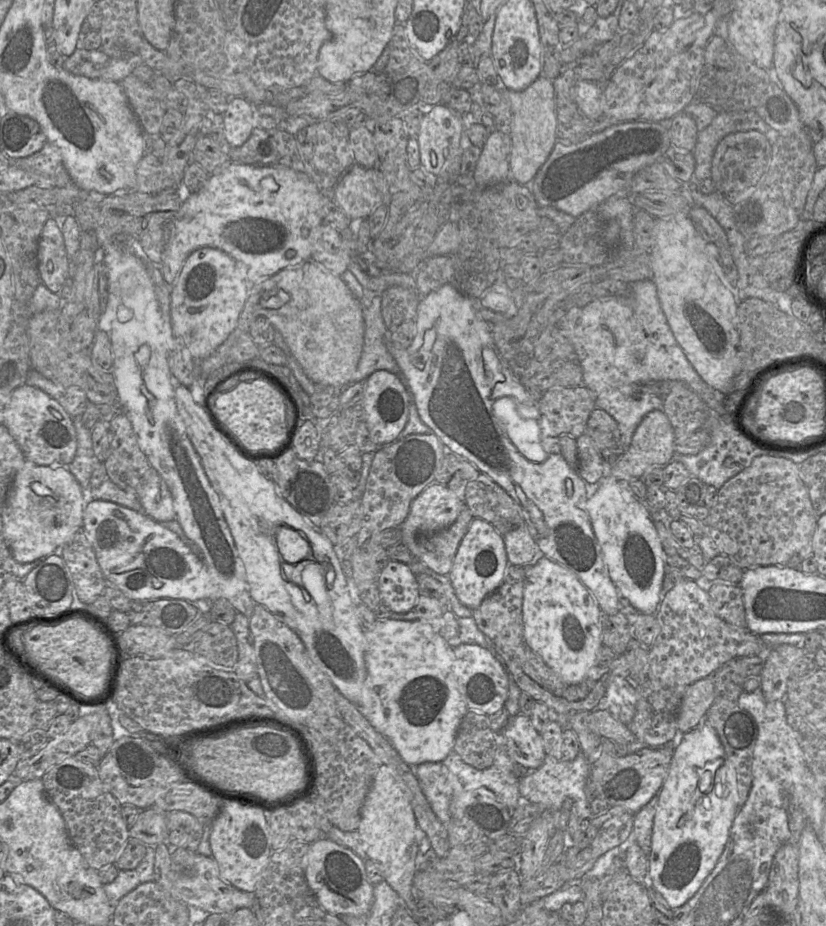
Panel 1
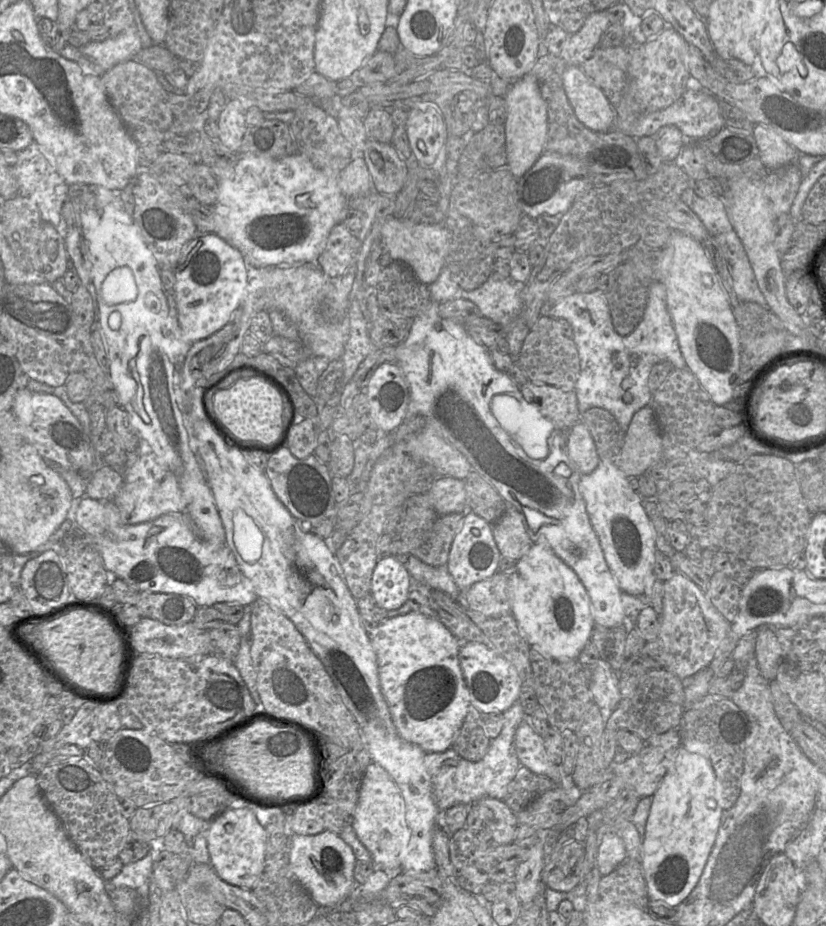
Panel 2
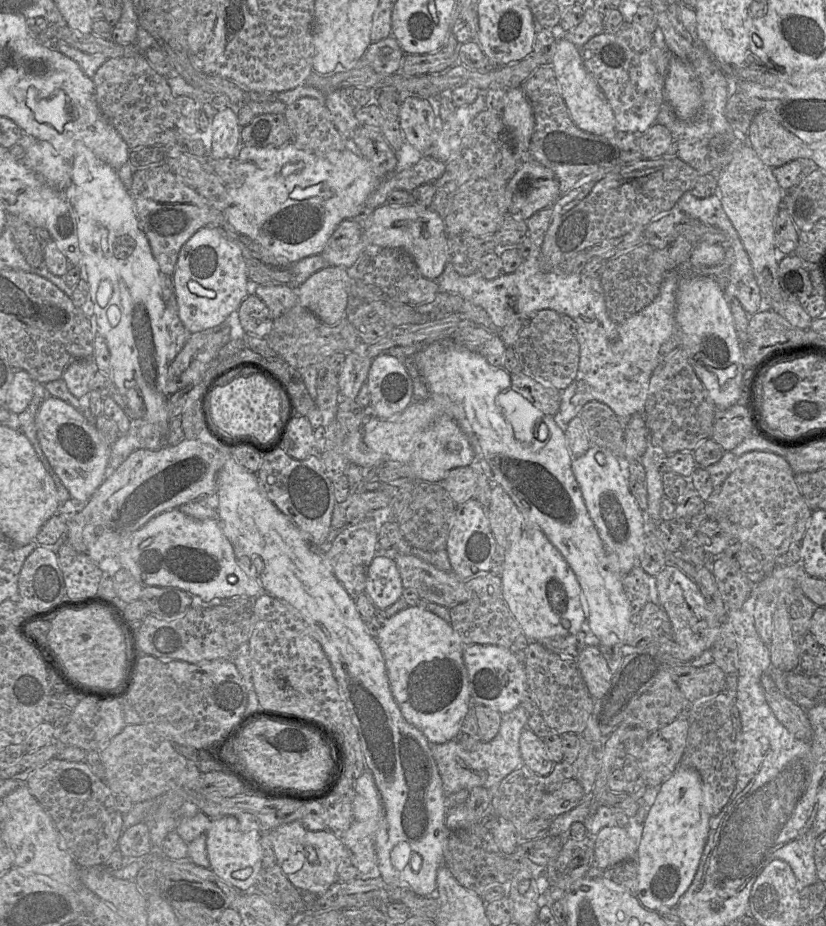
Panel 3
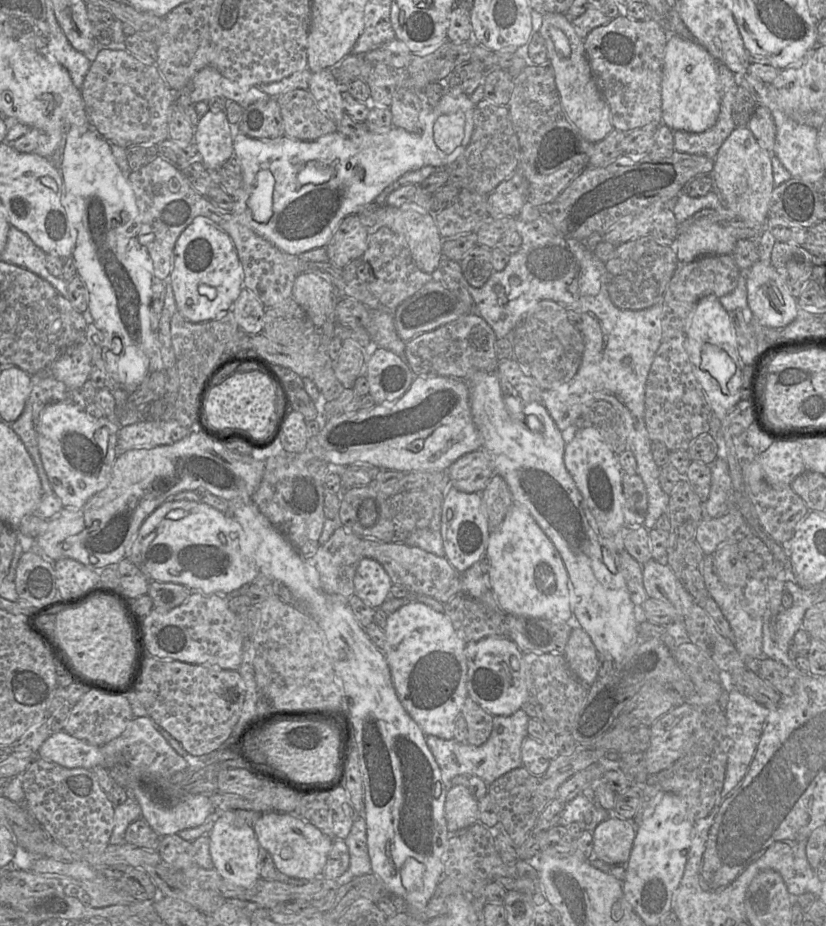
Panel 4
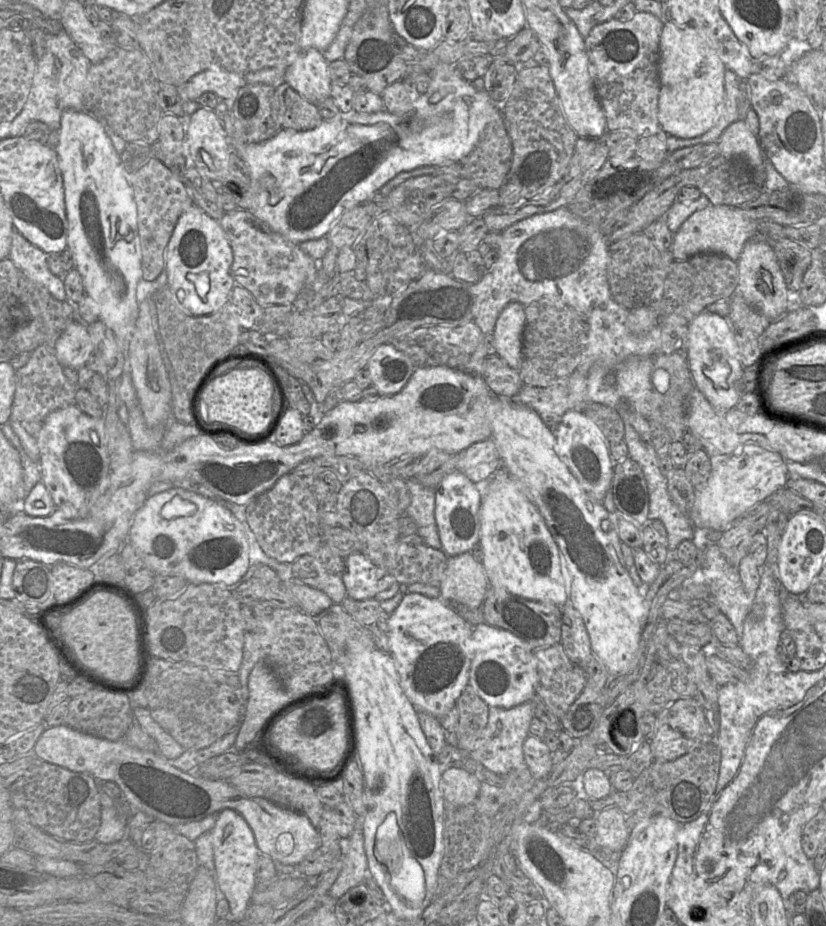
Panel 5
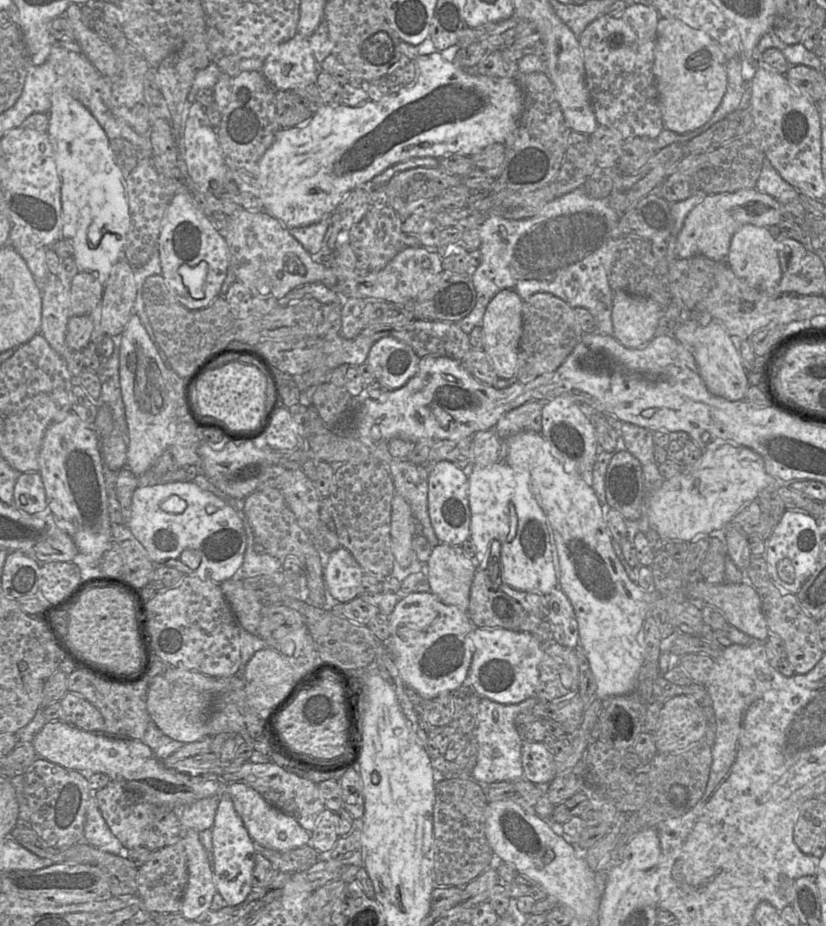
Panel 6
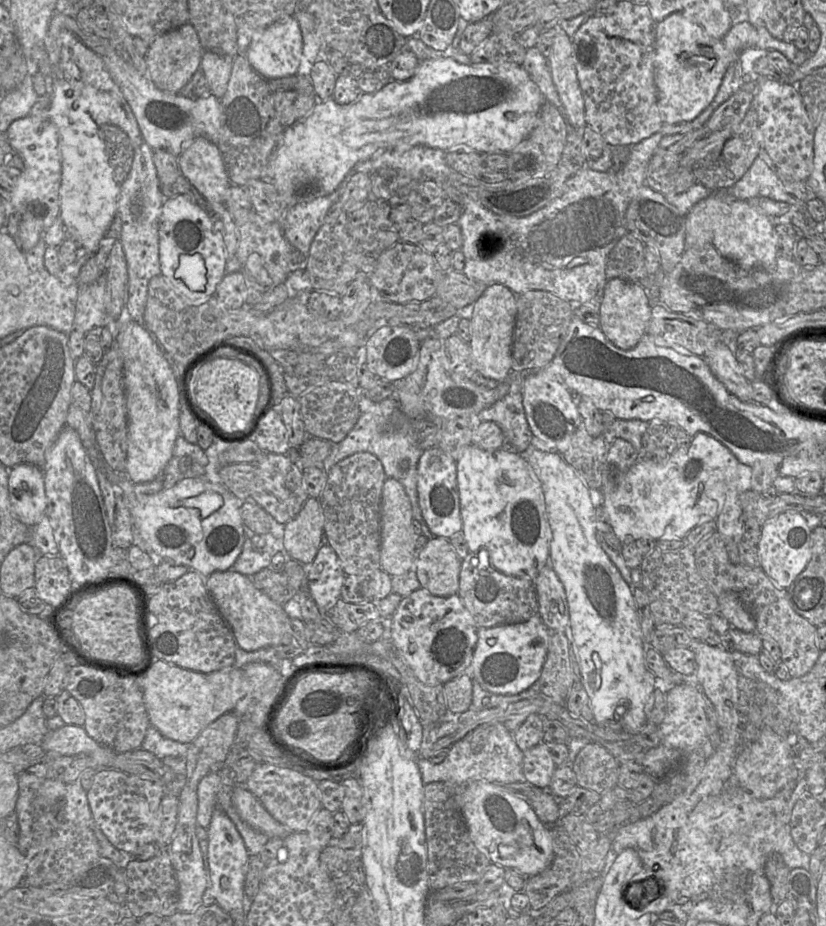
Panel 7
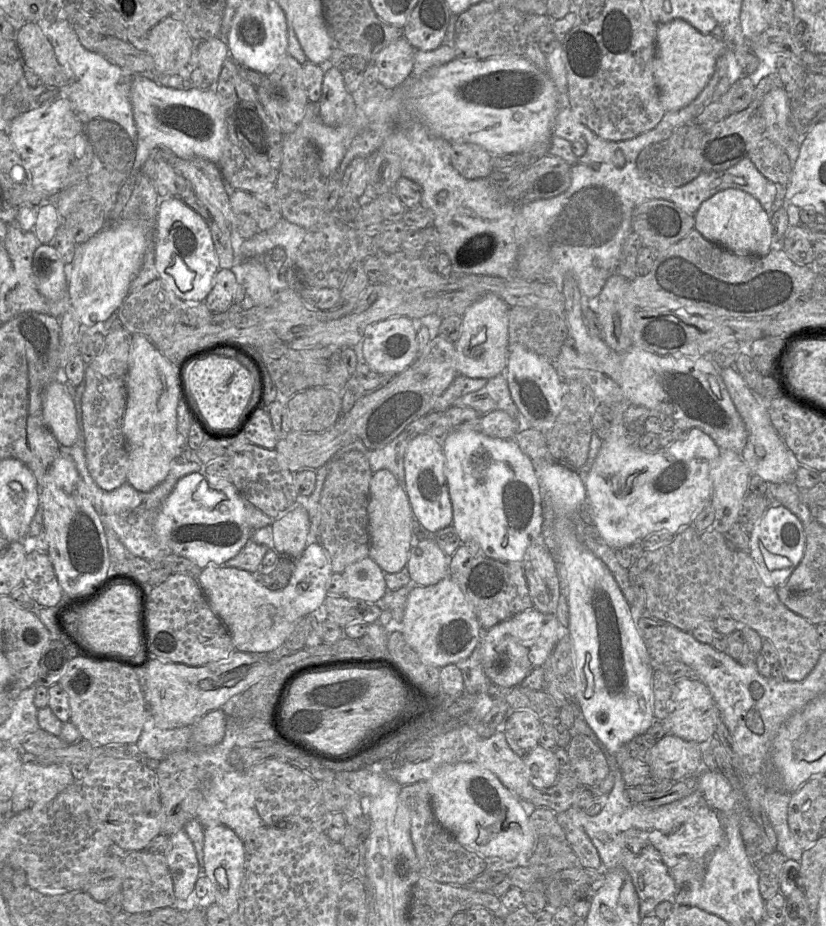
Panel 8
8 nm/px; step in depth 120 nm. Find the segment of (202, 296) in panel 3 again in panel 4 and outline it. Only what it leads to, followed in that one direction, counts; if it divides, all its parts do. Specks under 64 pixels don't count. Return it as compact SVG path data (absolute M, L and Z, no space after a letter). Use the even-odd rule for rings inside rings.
M196 217L179 235L169 275L177 310L191 322L205 322L231 310L243 284L243 268L230 236L210 219Z

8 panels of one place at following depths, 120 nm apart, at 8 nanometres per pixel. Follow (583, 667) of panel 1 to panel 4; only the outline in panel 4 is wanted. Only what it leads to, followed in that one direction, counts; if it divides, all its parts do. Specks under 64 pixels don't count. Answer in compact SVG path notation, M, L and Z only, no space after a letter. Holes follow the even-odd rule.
M513 504L501 524L491 530L486 553L490 565L487 573L488 588L506 614L558 621L567 621L572 616L566 567L551 540L525 509Z

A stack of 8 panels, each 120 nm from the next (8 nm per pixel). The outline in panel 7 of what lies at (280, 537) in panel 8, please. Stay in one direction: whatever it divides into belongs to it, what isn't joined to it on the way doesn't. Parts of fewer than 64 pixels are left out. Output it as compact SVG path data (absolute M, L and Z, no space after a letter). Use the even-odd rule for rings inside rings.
M309 497L300 512L284 524L283 549L294 560L308 565L323 544L327 539L322 508L318 498Z

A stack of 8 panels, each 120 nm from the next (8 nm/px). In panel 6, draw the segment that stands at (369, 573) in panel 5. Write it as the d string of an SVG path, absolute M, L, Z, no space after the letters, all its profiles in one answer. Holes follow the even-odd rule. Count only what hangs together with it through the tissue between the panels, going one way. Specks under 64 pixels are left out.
M339 547L326 557L323 578L332 602L348 602L358 597L364 571L354 556Z

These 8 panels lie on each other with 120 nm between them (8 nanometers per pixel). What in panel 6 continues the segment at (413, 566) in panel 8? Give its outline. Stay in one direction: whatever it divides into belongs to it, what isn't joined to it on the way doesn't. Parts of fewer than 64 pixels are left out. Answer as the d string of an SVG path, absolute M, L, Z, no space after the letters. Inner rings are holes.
M440 542L426 562L430 591L442 602L467 612L476 563L460 546Z

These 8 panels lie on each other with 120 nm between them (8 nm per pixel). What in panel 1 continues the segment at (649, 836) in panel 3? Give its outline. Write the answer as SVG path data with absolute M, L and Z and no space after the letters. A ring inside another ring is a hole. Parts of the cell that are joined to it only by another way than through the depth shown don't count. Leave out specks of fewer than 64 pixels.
M707 722L673 742L672 762L658 793L648 861L653 887L674 910L696 894L714 869L740 806L736 770Z

